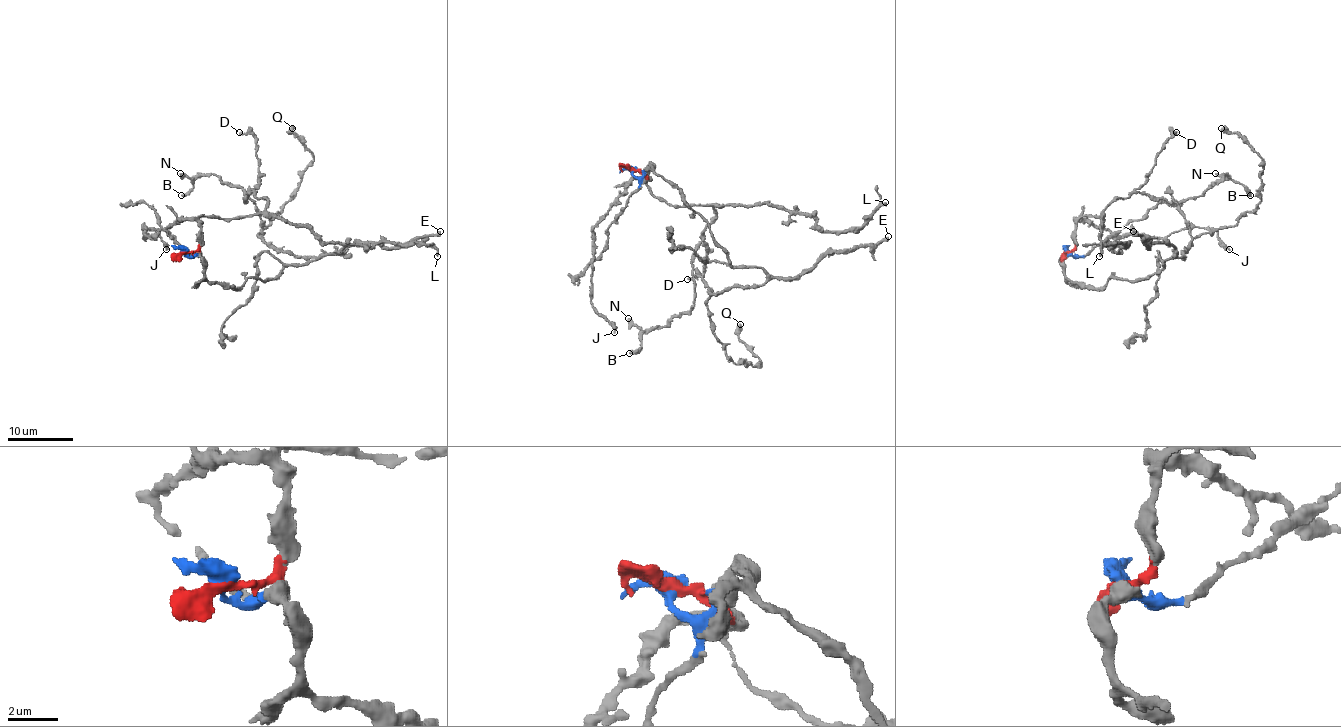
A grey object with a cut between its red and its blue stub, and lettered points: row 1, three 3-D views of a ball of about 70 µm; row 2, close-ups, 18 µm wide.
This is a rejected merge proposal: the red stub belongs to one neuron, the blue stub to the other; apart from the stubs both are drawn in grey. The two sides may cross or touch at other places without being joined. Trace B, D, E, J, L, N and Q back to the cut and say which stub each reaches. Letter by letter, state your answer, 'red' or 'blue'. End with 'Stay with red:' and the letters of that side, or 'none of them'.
B: red
D: red
E: blue
J: red
L: red
N: red
Q: blue
Stay with red: B, D, J, L, N

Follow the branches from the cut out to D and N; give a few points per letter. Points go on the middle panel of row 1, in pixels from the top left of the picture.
D: (632, 169), (648, 179), (656, 197), (673, 205), (713, 210), (715, 218), (704, 233), (704, 270), (687, 278)
N: (632, 169), (656, 197), (705, 205), (715, 216), (692, 260), (694, 304), (661, 327), (640, 330), (629, 317)

